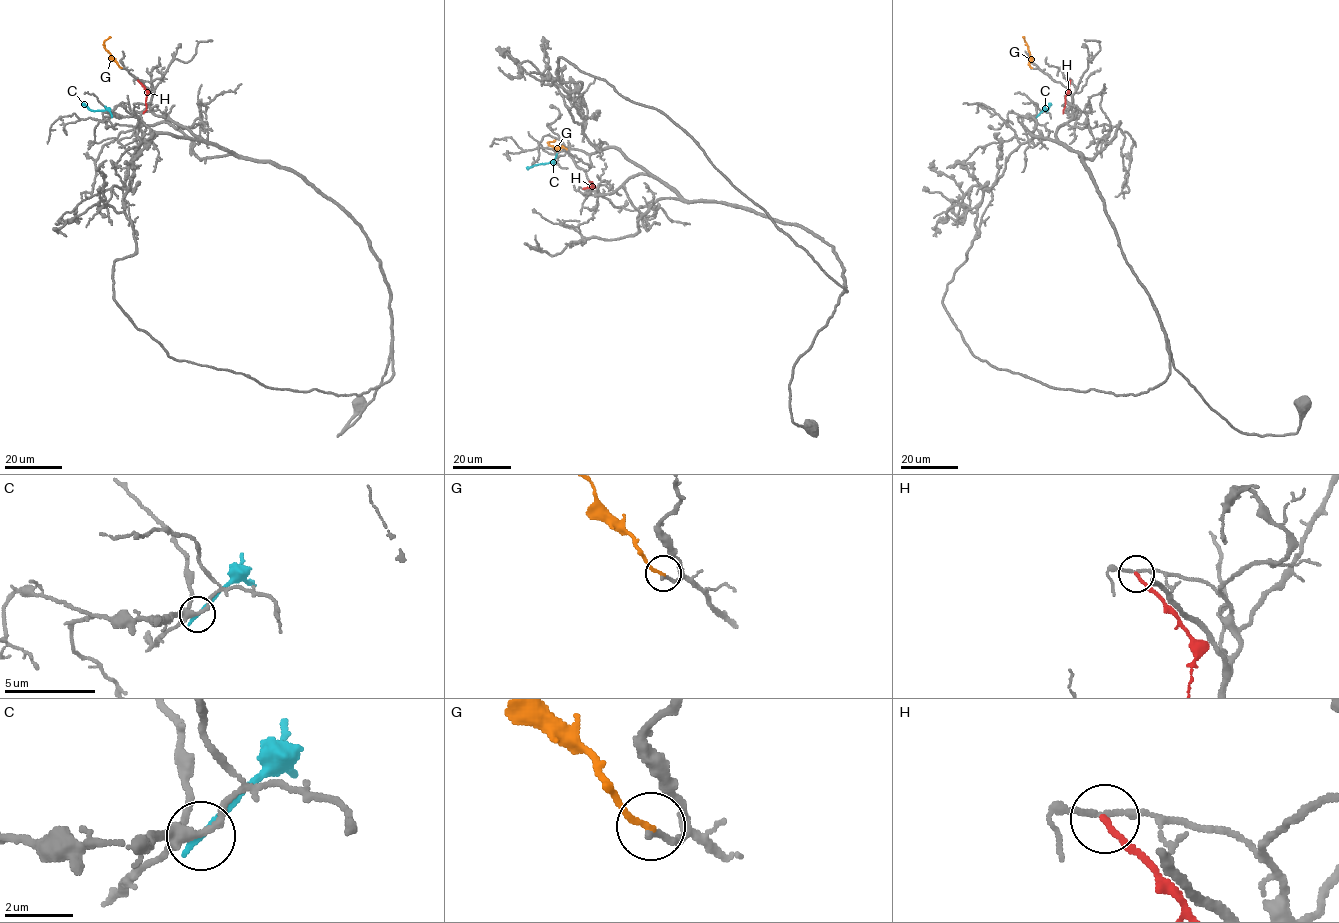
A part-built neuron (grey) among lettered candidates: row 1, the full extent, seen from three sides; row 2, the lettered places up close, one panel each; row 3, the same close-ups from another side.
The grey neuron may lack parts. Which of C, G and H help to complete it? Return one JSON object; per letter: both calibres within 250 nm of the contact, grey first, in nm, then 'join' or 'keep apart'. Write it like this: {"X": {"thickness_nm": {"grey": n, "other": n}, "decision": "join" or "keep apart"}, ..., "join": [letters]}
{"C": {"thickness_nm": {"grey": 320, "other": 240}, "decision": "keep apart"}, "G": {"thickness_nm": {"grey": 220, "other": 190}, "decision": "keep apart"}, "H": {"thickness_nm": {"grey": 160, "other": 190}, "decision": "keep apart"}, "join": []}

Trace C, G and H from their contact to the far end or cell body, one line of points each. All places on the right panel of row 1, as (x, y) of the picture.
C: (1037, 115), (1047, 111), (1050, 103)
G: (1031, 68), (1022, 36)
H: (1070, 80), (1063, 113)

